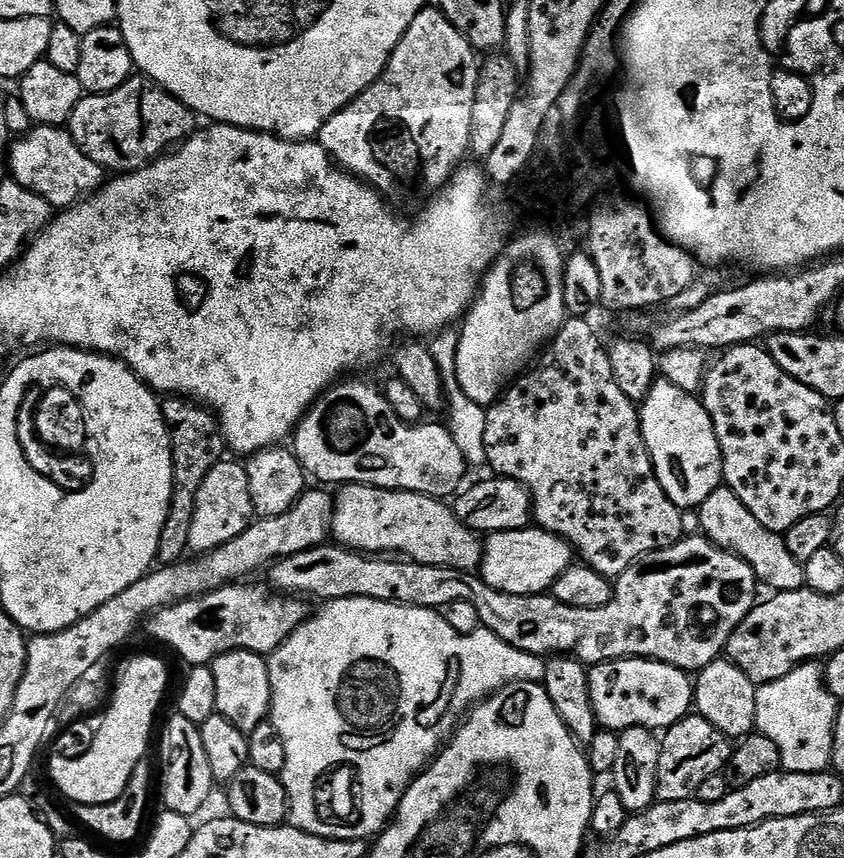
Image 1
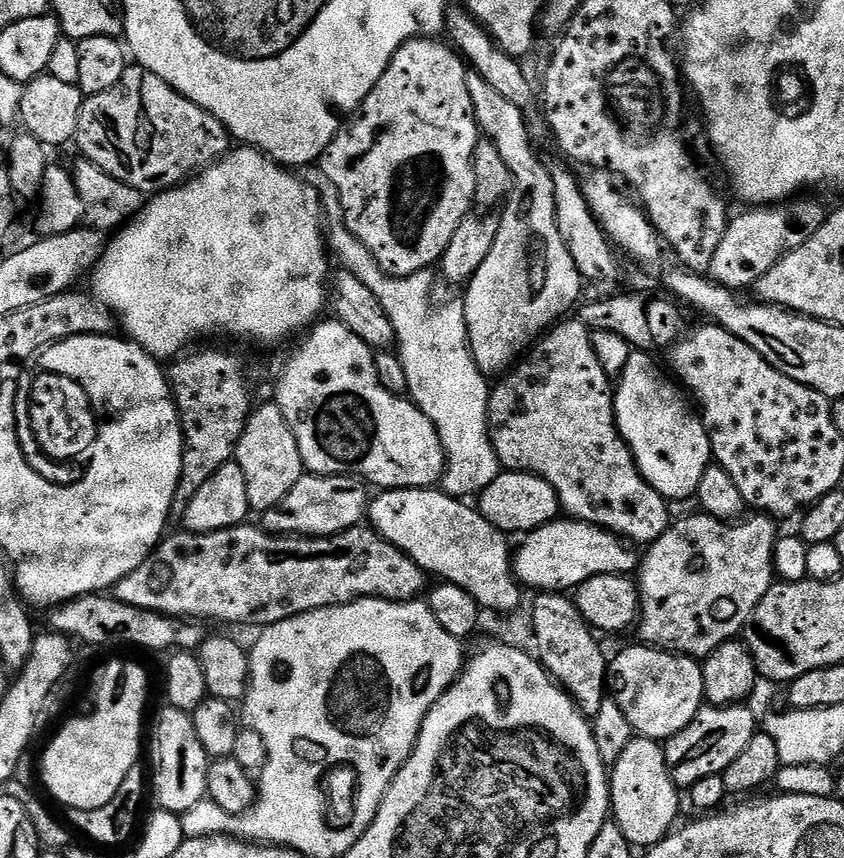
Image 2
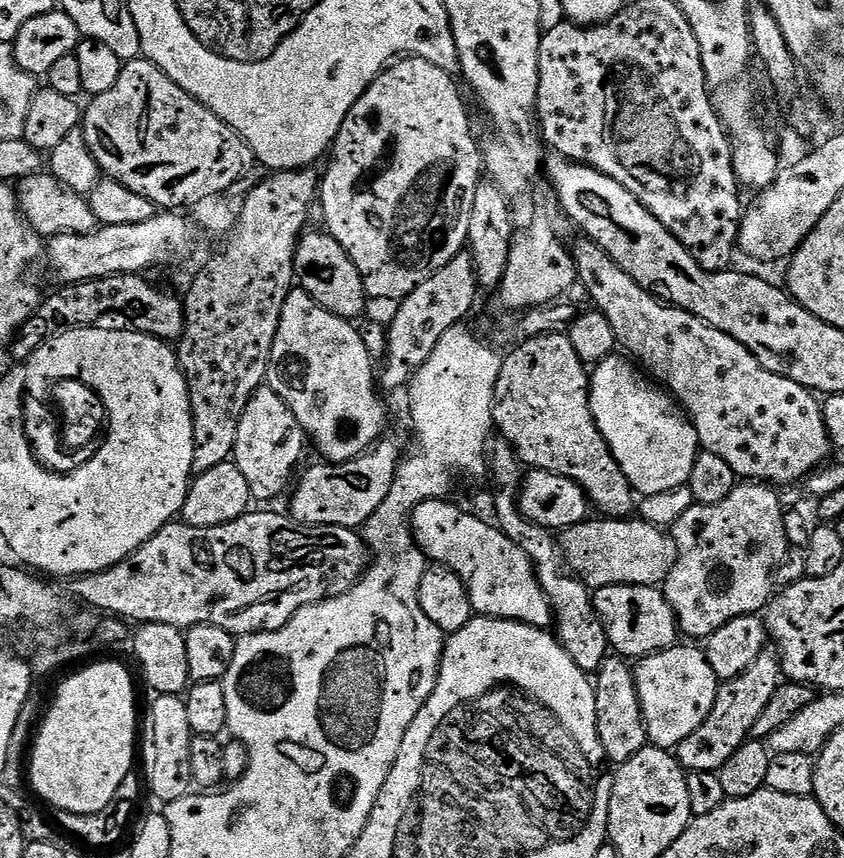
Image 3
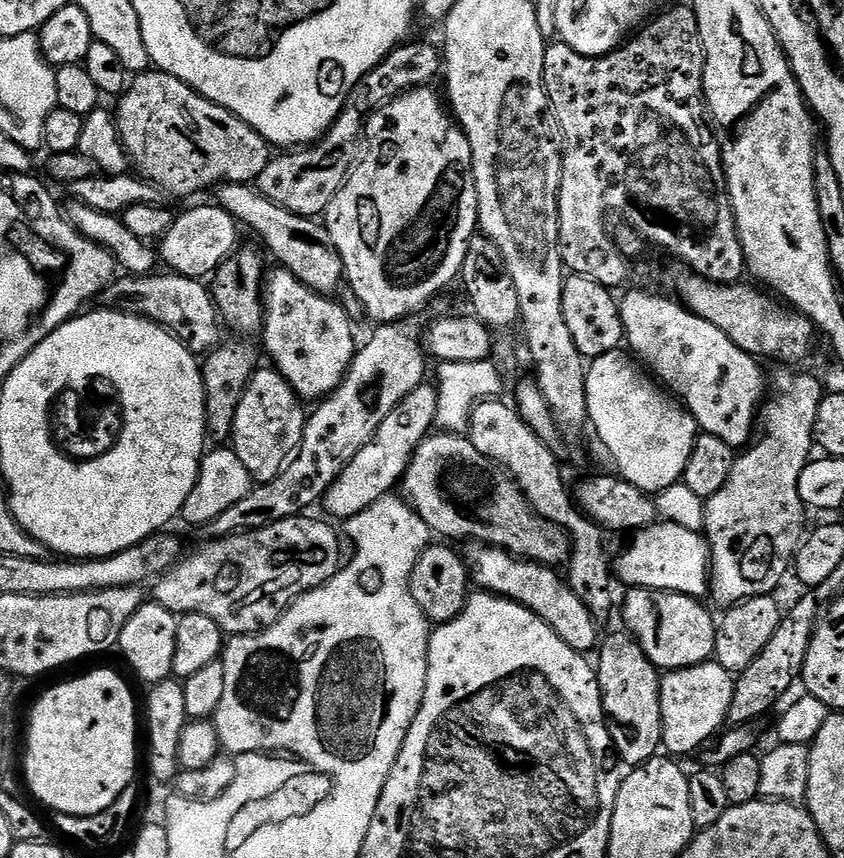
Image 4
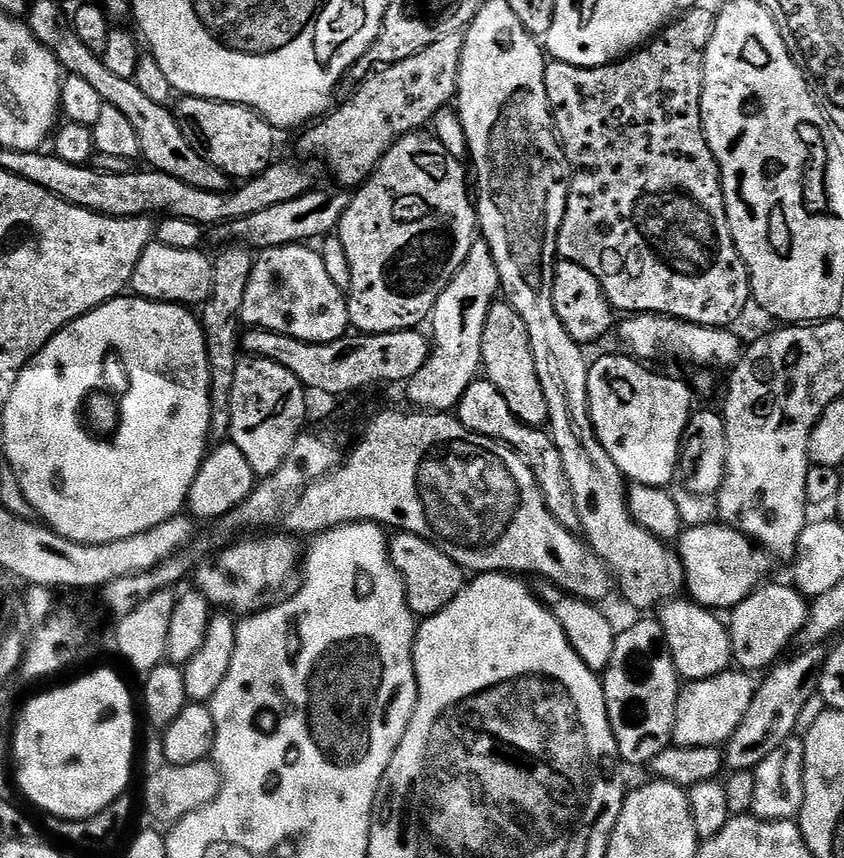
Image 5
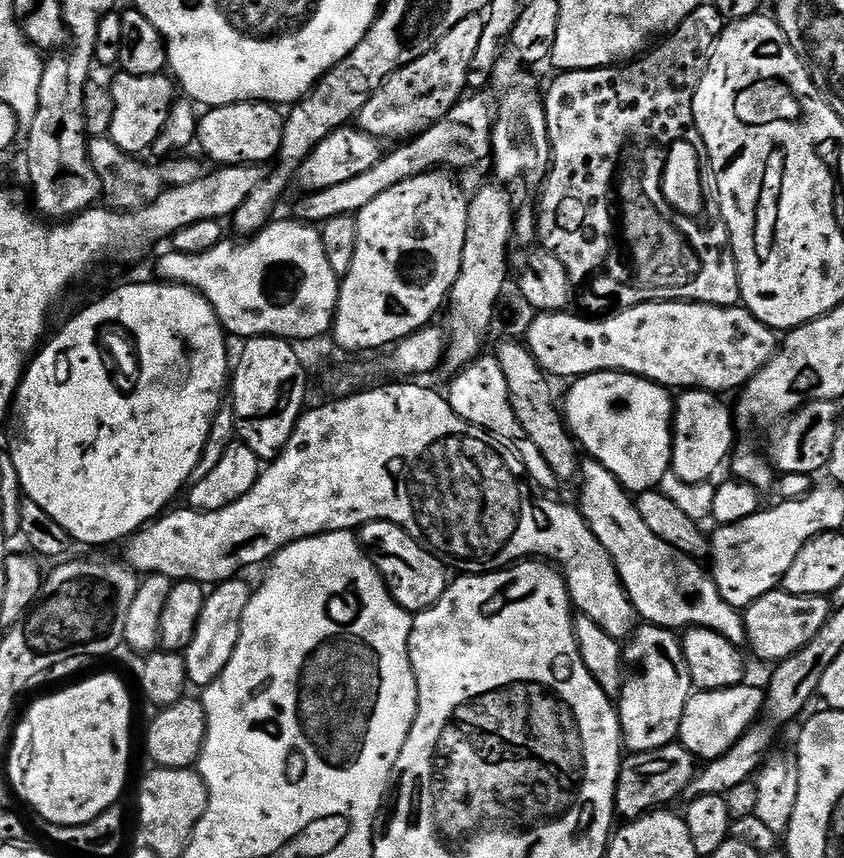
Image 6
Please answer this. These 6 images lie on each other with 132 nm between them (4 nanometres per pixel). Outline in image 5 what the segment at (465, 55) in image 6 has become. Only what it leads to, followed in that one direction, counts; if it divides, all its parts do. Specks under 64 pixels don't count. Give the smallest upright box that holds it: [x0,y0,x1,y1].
[296,32,464,190]

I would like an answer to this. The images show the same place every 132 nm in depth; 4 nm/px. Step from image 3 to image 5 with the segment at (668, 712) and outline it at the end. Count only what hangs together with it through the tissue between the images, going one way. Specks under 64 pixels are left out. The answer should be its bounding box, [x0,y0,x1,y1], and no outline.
[672,670,754,748]

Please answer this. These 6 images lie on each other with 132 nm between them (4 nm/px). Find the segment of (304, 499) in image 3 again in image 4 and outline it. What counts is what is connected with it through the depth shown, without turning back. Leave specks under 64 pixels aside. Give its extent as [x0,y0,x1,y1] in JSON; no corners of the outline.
[322,382,438,522]

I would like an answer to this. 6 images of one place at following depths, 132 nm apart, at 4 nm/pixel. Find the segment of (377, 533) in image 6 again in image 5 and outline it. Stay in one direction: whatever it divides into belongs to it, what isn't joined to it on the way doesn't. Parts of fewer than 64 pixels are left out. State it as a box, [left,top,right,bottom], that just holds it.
[388,531,466,618]

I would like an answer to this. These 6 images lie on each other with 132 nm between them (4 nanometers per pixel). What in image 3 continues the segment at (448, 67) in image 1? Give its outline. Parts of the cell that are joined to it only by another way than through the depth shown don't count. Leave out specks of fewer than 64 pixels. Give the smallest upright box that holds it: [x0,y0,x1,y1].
[318,54,482,301]

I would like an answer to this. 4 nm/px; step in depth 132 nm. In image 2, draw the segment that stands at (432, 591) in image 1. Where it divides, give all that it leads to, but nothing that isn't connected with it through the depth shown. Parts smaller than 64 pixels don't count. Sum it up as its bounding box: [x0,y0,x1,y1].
[114,514,778,658]

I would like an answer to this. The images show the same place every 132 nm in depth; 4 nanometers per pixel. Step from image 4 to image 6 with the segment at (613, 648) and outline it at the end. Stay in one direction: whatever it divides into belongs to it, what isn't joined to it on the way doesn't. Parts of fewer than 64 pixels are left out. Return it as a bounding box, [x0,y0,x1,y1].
[618,623,694,753]

